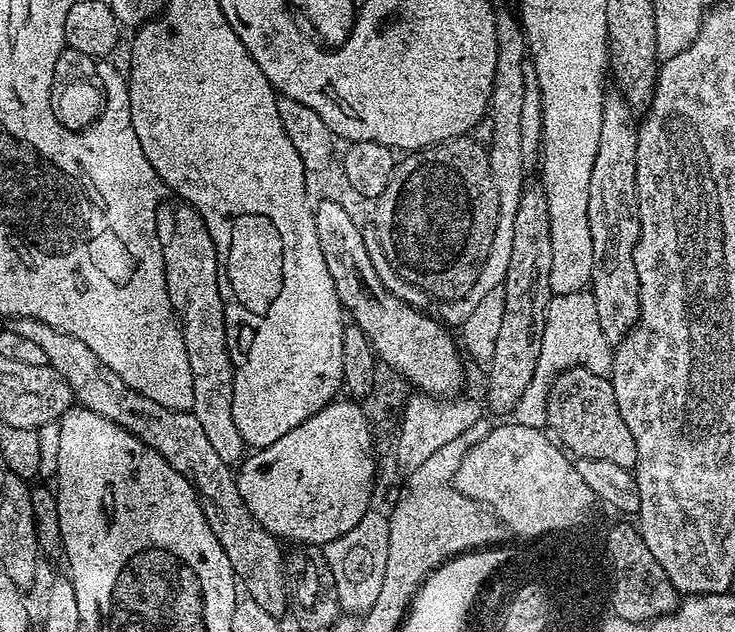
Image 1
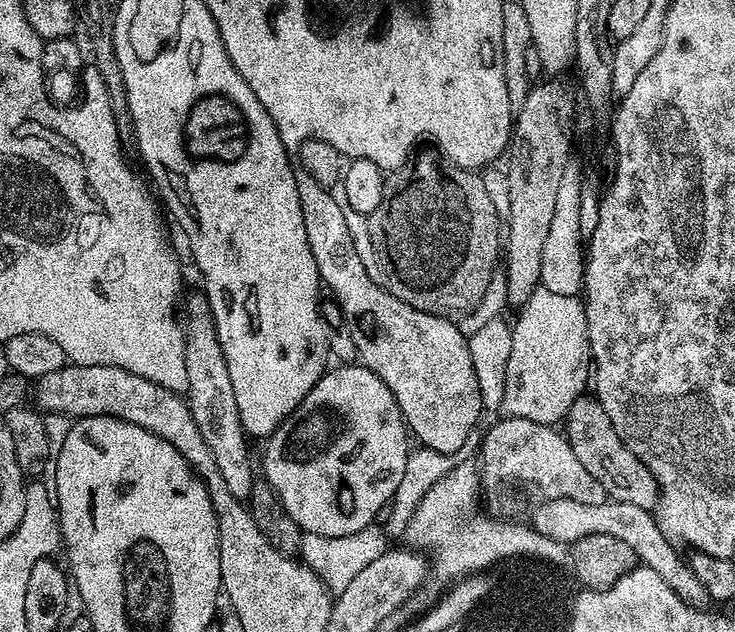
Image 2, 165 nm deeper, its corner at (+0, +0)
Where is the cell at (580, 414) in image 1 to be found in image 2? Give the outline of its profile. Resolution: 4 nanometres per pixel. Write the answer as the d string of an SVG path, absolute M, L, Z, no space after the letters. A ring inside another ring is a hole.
M585 394L576 399L574 406L570 406L568 411L567 424L566 435L574 454L578 454L578 460L602 480L612 500L630 502L632 506L642 506L649 510L659 505L660 487L654 474L650 474L646 462L642 462L642 458L622 442L618 430L614 430L606 410L595 395Z

